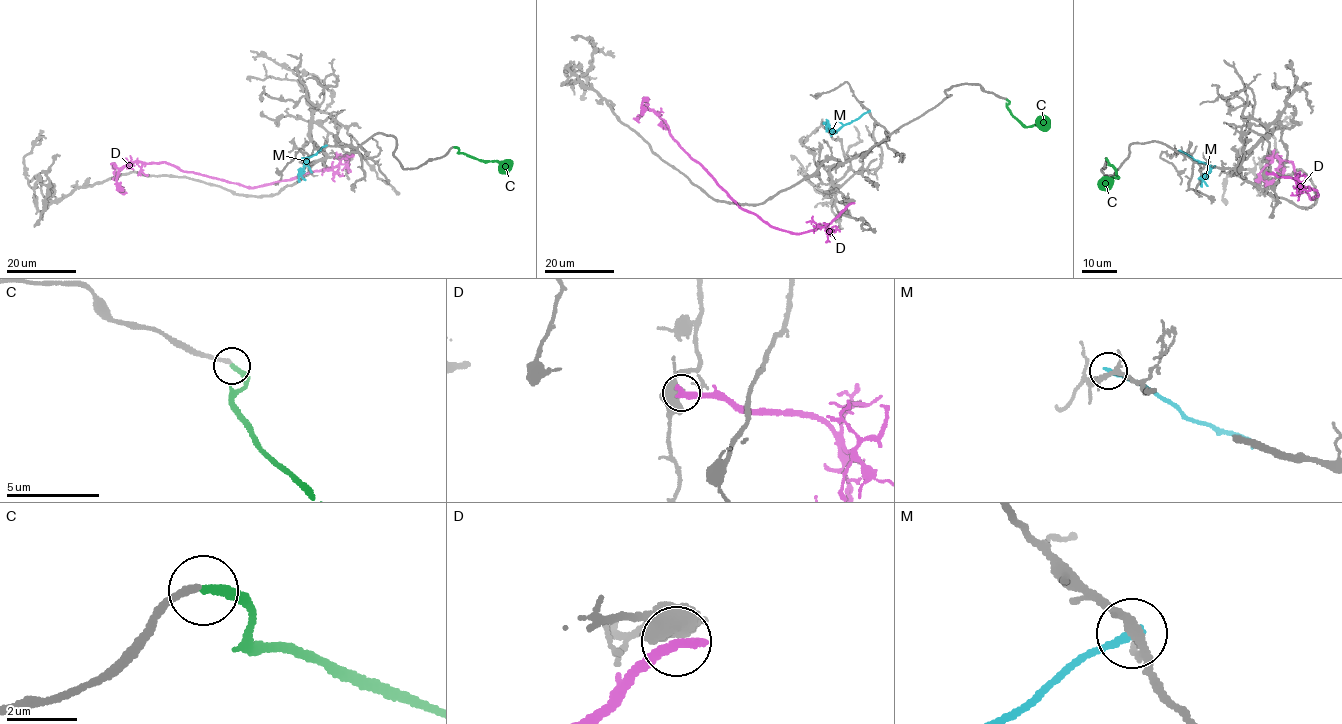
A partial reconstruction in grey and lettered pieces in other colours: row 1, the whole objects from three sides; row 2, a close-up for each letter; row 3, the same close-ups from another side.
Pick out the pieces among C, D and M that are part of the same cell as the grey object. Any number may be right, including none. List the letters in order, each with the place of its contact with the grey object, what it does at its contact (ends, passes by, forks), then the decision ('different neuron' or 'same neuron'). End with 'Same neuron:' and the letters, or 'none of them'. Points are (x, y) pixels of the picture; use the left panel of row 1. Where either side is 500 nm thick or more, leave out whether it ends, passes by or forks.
C: meets grey at (454, 147); it ends there; same neuron
D: meets grey at (351, 156); it ends there; different neuron
M: meets grey at (325, 145); it ends there; different neuron
Same neuron: C

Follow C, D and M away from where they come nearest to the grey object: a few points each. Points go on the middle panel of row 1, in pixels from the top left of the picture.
C: (1006, 100), (1012, 115), (1026, 126), (1042, 126), (1046, 121)
D: (851, 202), (818, 229), (794, 233), (771, 226), (733, 201), (691, 159), (647, 105), (637, 118)
M: (869, 111), (837, 130), (831, 130), (823, 124)

